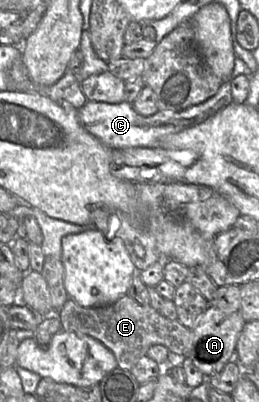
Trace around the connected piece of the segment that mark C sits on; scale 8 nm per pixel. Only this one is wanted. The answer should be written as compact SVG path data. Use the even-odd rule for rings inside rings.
M224 81L213 97L180 112L159 110L156 114L145 117L127 101L118 104L87 101L79 110L78 117L87 131L110 149L121 150L137 146L157 147L158 142L164 137L206 121L233 102L231 83Z

